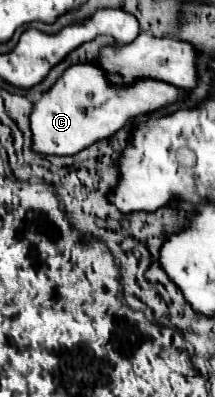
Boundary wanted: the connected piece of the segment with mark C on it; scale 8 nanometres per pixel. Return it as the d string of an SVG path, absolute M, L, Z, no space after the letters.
M94 62L70 66L58 82L42 94L30 114L30 128L34 134L34 150L40 154L76 154L98 140L114 136L130 120L156 112L168 104L180 102L190 90L162 84L162 80L134 80L134 84L114 84L110 76Z

